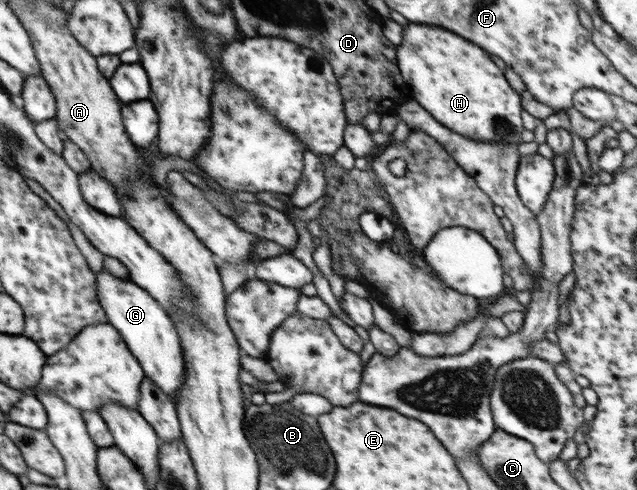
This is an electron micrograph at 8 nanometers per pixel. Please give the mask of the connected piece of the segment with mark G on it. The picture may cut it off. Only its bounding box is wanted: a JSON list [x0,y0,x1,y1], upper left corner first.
[97,271,184,399]

